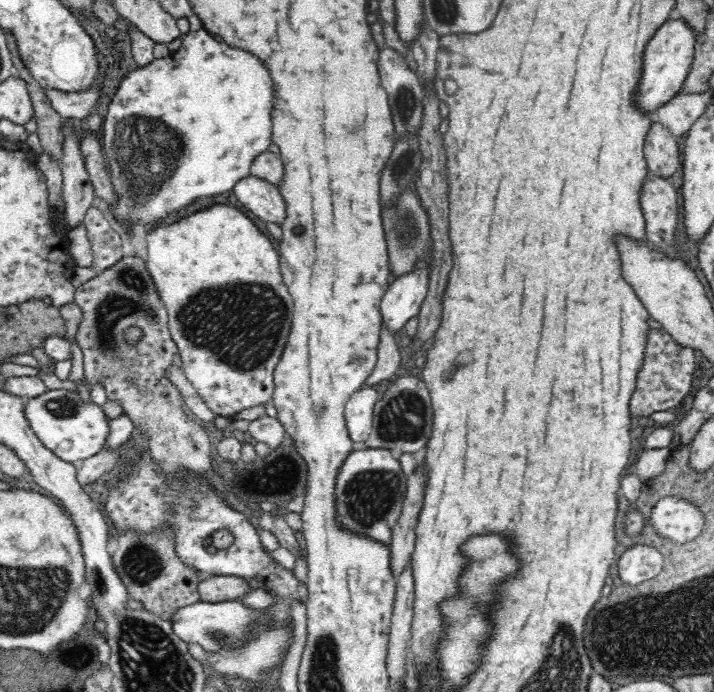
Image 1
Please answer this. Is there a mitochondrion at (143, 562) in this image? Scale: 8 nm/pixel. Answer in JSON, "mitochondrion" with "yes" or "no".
{"mitochondrion":"yes"}

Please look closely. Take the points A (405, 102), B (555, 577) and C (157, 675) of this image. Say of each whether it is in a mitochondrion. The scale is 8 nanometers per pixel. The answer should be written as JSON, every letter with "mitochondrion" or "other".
{"A":"mitochondrion","B":"other","C":"mitochondrion"}

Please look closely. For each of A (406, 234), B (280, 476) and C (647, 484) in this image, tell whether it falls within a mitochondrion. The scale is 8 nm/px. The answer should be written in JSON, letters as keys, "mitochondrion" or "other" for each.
{"A":"mitochondrion","B":"mitochondrion","C":"other"}

